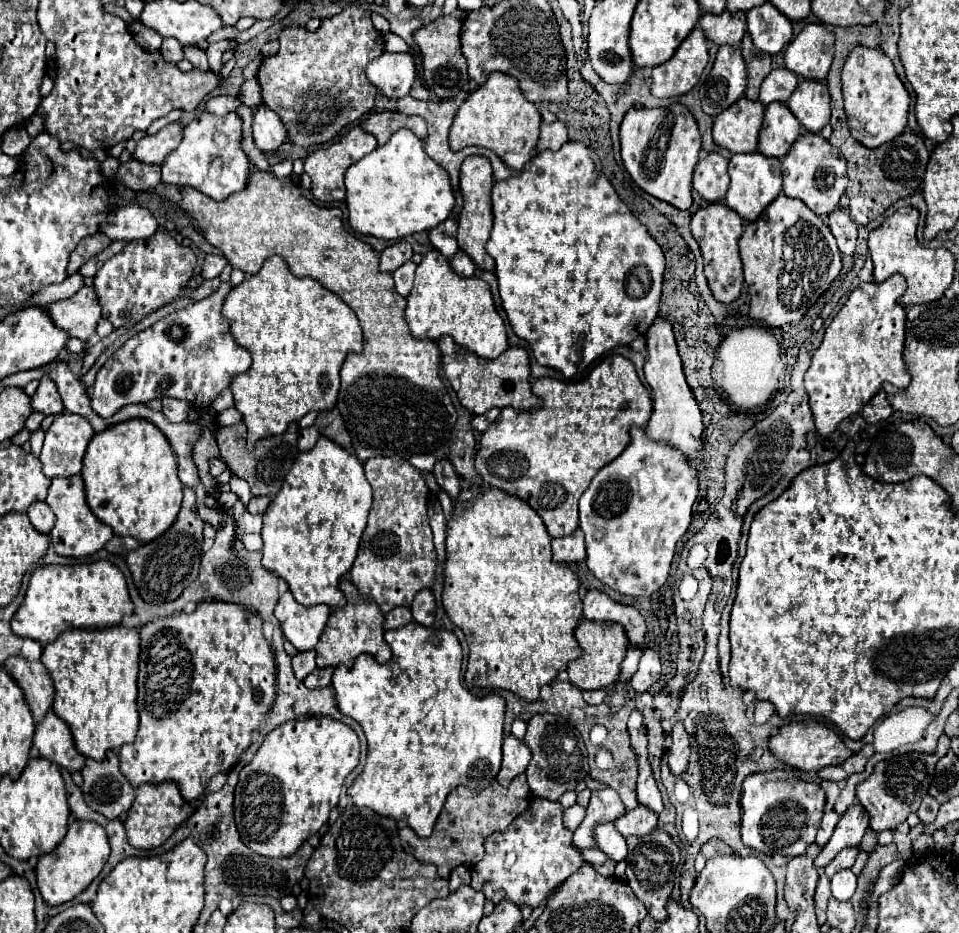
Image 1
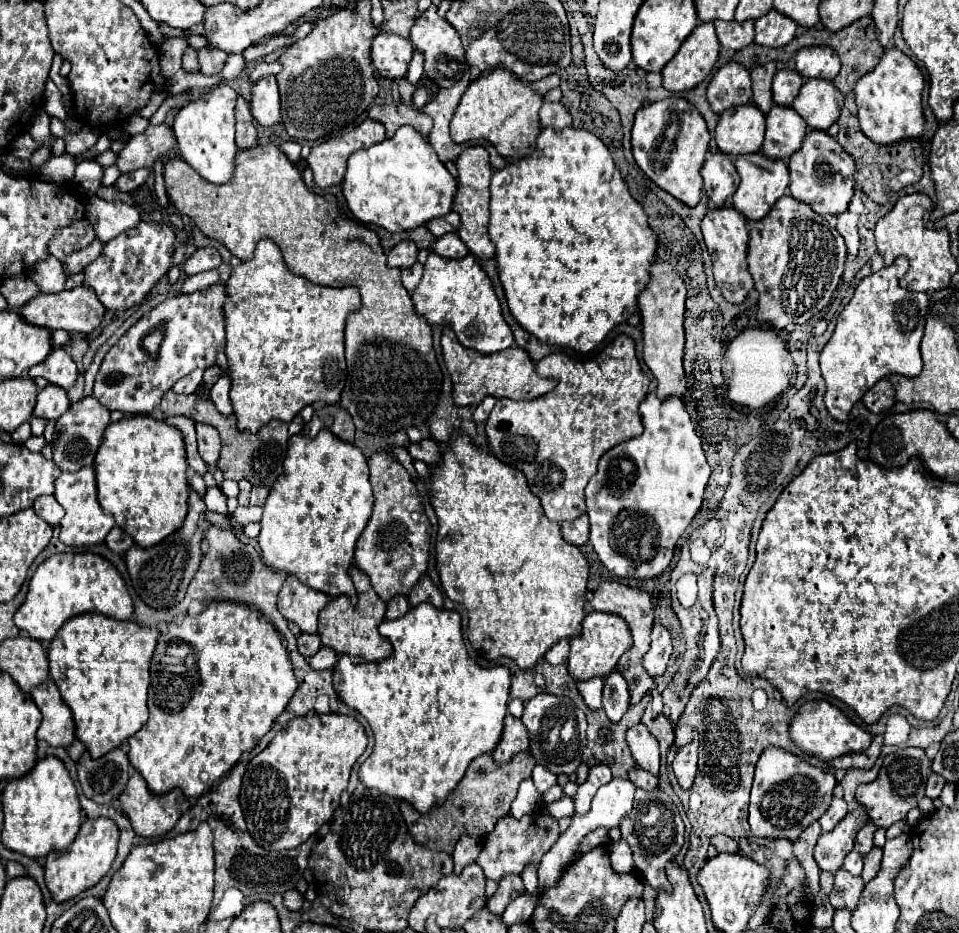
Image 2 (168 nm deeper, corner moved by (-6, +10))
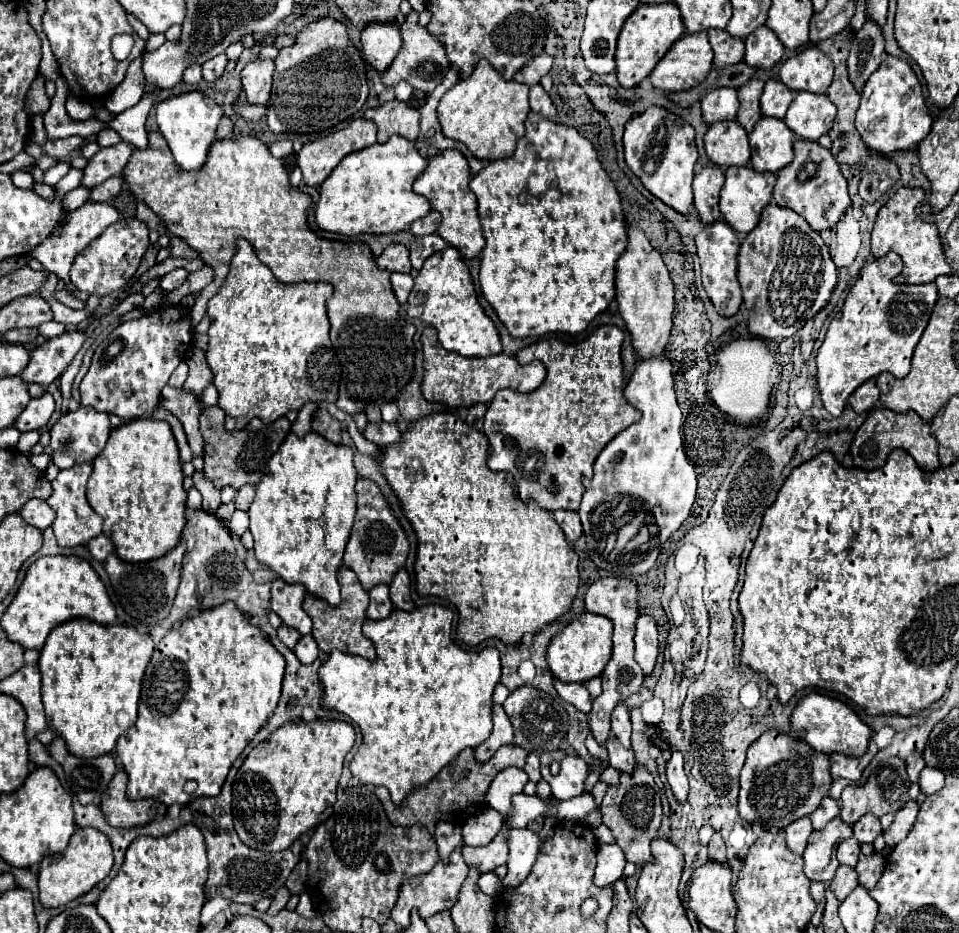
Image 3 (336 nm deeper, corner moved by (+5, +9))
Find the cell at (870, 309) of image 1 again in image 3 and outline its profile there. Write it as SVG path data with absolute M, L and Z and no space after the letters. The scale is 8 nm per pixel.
M888 252L864 266L846 302L830 322L826 340L822 342L818 364L818 390L826 410L840 416L848 396L866 380L890 372L904 378L910 372L910 358L916 344L928 326L930 314L940 298L936 284L894 284L894 276L902 270L902 259L896 252Z

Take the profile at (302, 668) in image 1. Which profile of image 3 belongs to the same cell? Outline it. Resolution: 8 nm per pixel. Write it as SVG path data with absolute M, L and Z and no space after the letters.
M280 626L278 628L278 638L288 646L288 648L292 648L296 642L298 642L298 638L300 638L300 634L298 634L298 630L294 630L294 628L288 628L288 626Z

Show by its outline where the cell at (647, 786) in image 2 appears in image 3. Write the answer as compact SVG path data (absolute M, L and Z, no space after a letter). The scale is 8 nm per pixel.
M612 734L608 738L608 742L606 742L606 750L610 754L610 766L612 768L618 768L620 772L630 772L634 768L634 762L636 762L634 752L624 748Z

